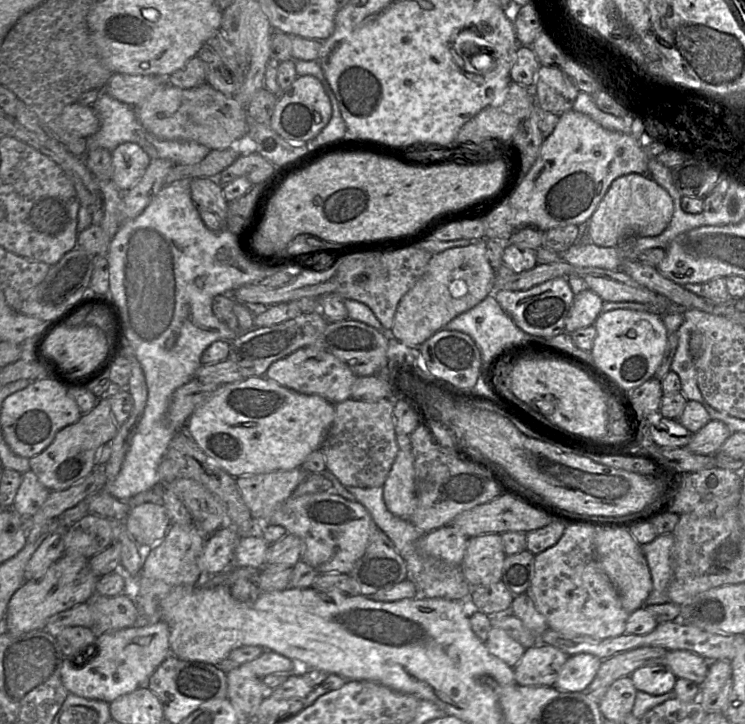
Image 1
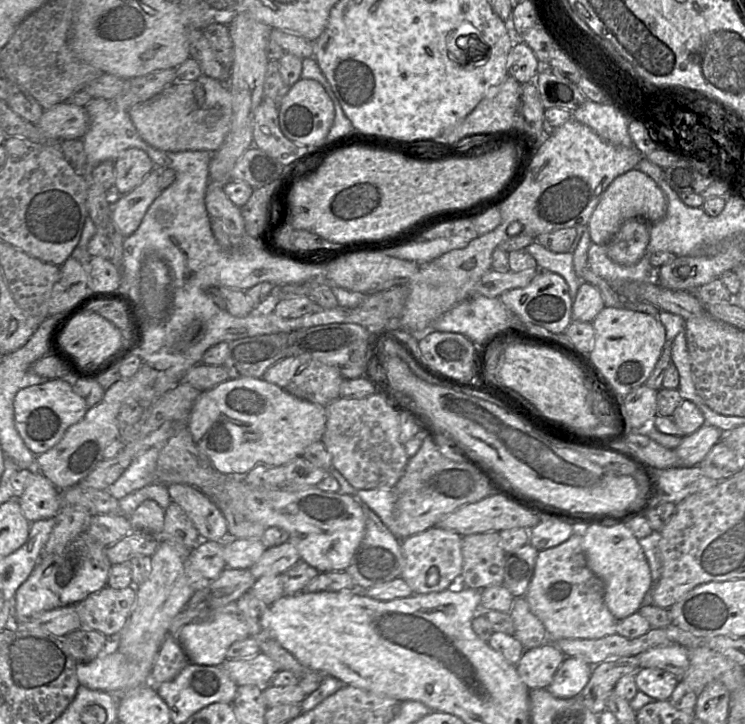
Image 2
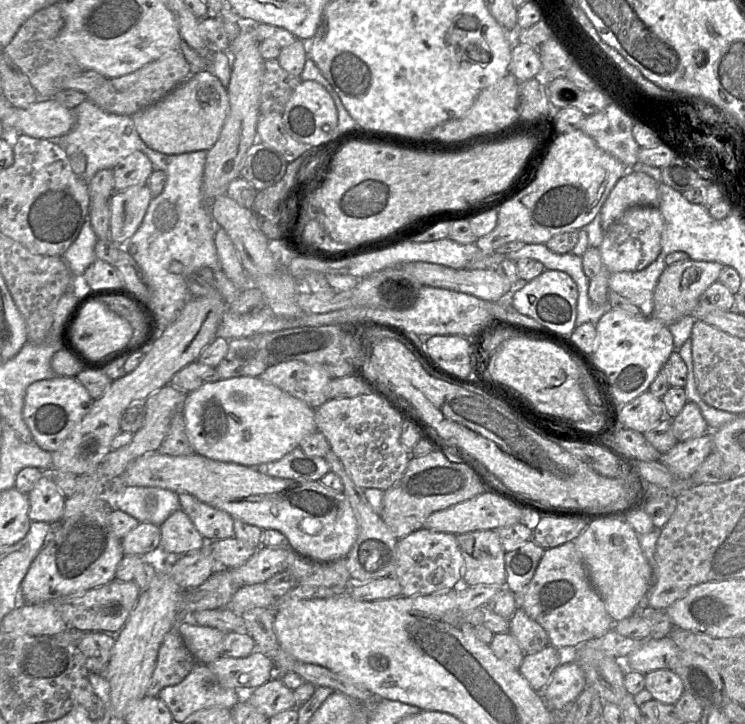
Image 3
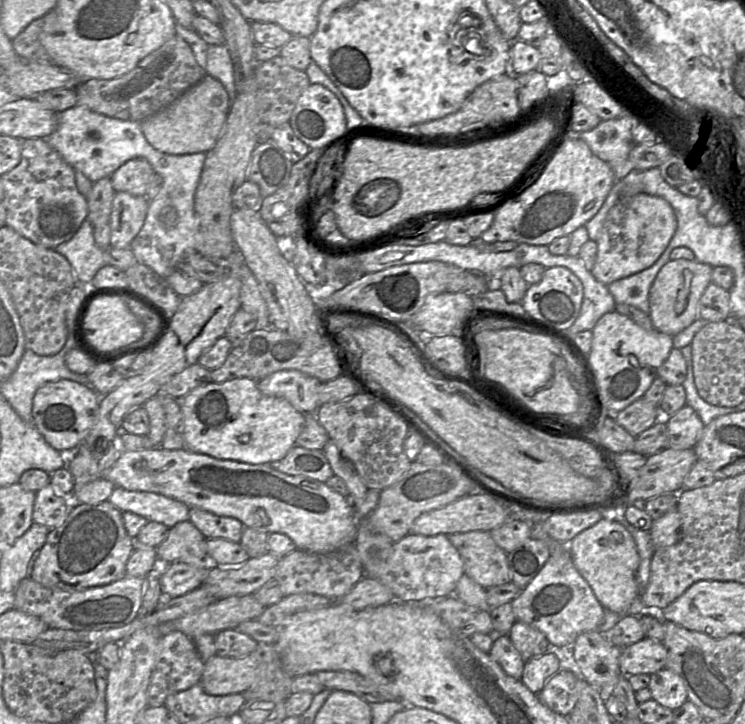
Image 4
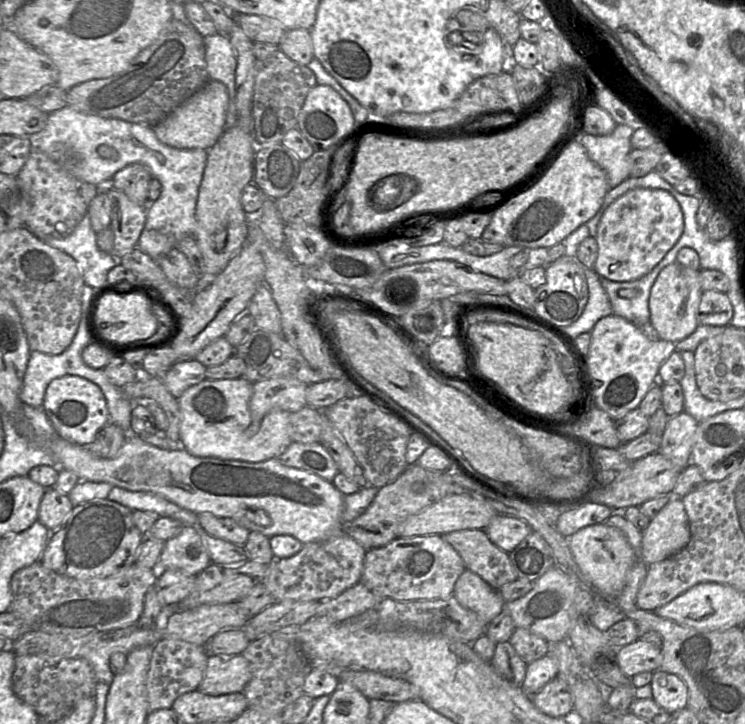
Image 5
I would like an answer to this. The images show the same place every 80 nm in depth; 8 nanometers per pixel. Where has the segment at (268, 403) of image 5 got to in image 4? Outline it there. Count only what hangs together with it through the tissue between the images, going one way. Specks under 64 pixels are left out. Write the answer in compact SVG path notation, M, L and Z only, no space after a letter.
M281 370L257 381L257 386L262 394L283 398L303 414L315 414L320 383L298 370Z

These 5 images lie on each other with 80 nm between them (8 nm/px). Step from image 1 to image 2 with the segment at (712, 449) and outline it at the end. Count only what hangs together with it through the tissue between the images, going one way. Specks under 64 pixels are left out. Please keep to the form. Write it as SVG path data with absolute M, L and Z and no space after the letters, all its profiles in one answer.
M705 424L693 434L686 436L674 449L679 459L679 465L683 467L699 465L724 437L724 434L720 429Z

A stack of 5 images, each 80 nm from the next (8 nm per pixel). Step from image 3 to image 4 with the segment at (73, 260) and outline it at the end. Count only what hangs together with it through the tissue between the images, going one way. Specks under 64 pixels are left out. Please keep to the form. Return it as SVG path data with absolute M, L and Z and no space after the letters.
M86 219L74 236L54 249L71 264L77 279L83 283L92 282L94 276L103 266L103 249L94 239L92 224Z

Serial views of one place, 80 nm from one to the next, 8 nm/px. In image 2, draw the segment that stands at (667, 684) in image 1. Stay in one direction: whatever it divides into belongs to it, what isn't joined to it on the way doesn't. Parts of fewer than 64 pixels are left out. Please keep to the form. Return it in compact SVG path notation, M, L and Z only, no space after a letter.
M641 668L635 673L638 691L655 700L669 700L678 682L682 680L661 668Z

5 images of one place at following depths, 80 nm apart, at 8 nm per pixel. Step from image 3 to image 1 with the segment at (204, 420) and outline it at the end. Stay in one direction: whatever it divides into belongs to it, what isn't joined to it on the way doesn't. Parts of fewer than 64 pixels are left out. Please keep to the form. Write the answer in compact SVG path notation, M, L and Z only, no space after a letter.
M251 377L242 381L219 386L218 390L190 416L186 424L186 432L191 436L199 448L215 463L232 477L239 478L256 474L270 473L280 470L291 470L301 467L310 453L321 449L328 431L335 418L335 405L318 395L305 395L279 385L266 377Z

